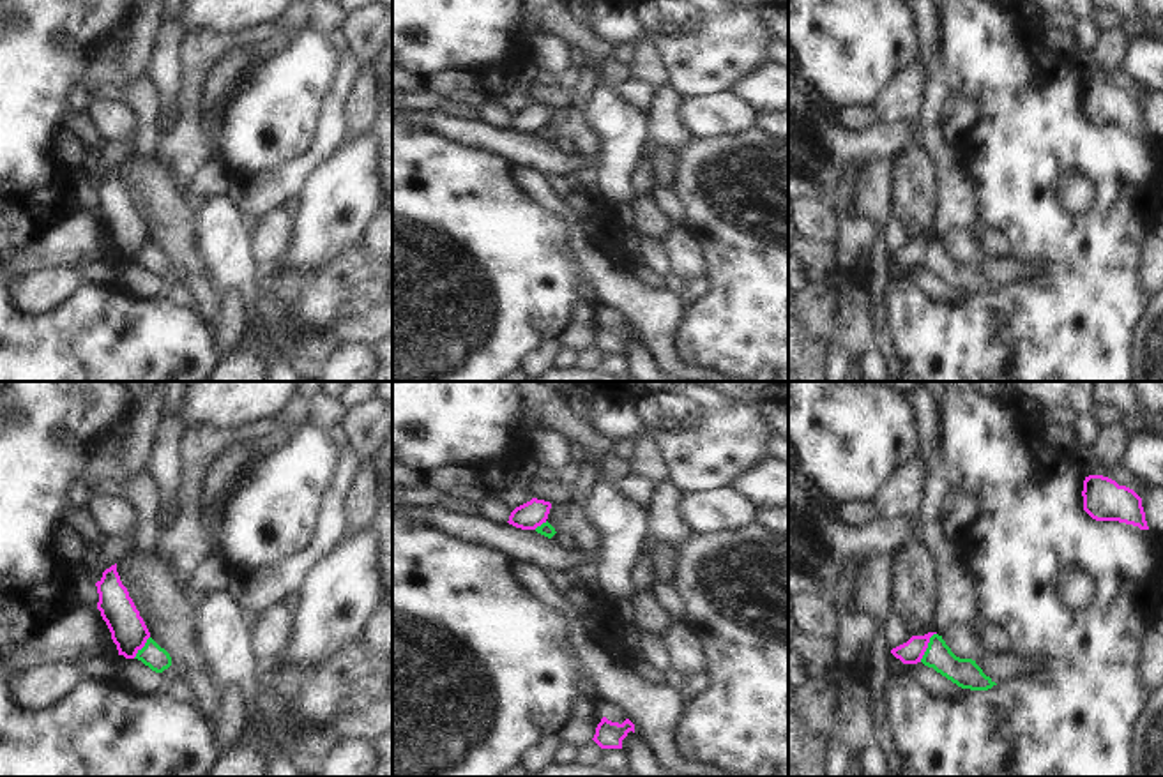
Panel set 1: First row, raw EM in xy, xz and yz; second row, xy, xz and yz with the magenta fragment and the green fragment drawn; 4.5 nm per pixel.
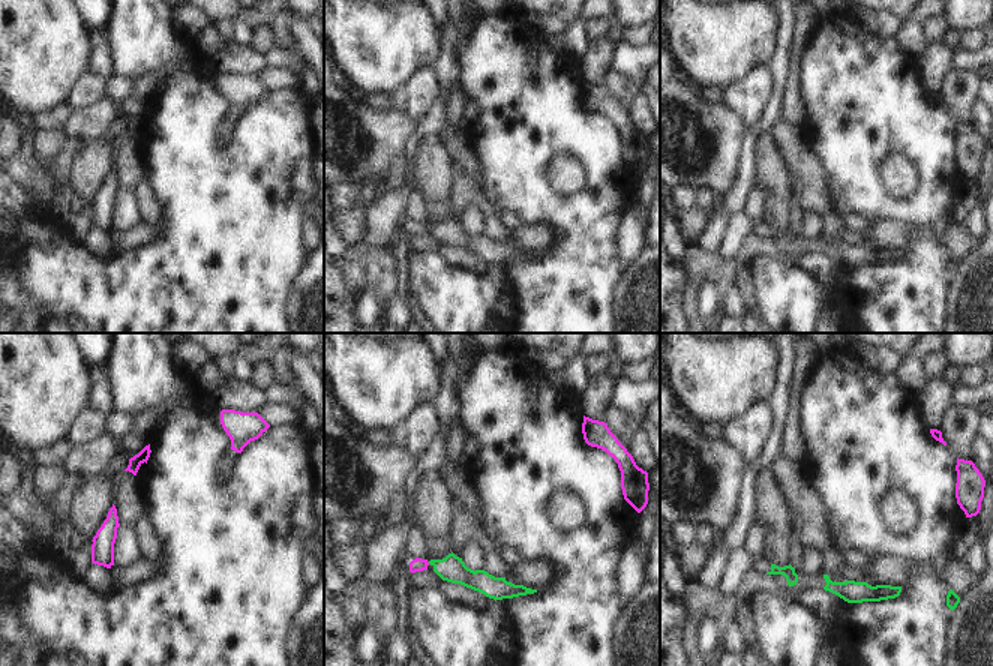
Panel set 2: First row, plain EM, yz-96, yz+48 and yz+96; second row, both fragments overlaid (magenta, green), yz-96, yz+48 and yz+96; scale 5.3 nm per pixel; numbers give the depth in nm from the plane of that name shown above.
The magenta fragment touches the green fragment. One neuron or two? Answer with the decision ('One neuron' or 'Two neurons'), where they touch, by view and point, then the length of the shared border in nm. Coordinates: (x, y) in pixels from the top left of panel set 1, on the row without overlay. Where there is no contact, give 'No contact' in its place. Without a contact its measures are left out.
Two neurons. Touches magenta at yz (927, 251). Shared border 150 nm.

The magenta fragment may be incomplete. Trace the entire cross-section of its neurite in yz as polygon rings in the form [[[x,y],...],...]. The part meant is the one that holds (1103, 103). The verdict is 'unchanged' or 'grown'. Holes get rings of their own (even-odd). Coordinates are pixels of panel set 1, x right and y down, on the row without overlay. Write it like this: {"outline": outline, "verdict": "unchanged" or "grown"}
{"outline": [[[1103,79],[1083,85],[1083,115],[1096,125],[1119,125],[1149,134],[1142,102],[1129,92]]], "verdict": "unchanged"}

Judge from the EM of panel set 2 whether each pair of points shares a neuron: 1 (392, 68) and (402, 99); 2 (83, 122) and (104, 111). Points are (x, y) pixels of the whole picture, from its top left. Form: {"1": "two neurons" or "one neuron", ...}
{"1": "two neurons", "2": "one neuron"}

